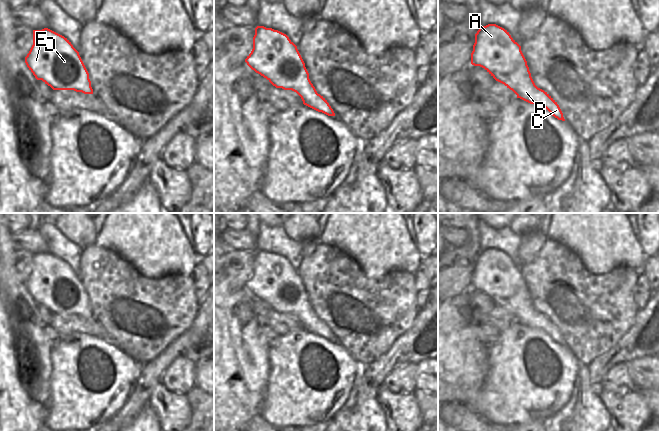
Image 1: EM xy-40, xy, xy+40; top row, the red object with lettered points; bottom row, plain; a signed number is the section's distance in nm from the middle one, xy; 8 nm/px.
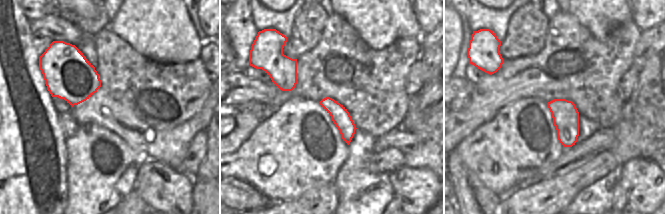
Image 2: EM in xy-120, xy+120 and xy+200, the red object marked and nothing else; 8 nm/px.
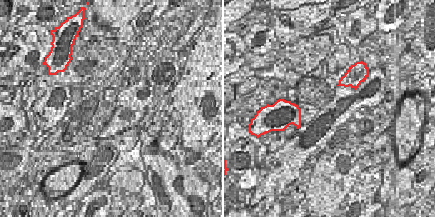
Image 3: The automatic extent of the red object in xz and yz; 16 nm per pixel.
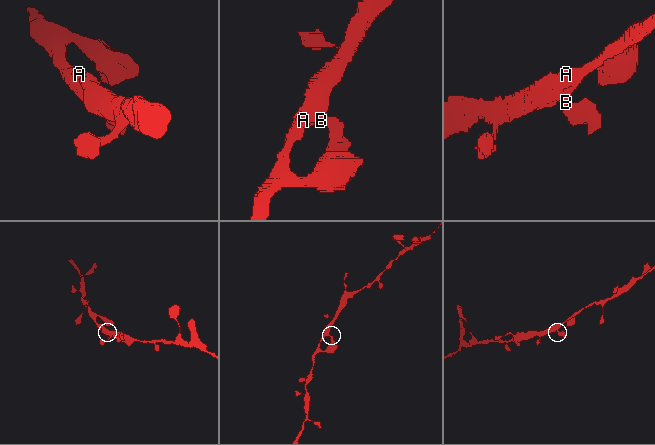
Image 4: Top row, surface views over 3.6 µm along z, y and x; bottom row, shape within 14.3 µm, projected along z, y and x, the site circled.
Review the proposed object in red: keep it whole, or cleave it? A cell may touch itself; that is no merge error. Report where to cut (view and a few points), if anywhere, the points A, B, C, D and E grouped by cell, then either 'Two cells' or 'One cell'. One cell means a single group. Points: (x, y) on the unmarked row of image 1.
No split. Groups: A B C D E. One cell.

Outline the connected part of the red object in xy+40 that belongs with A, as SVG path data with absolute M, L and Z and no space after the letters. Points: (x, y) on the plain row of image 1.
M496 248L479 252L475 258L471 288L484 292L496 305L512 314L517 322L538 328L558 344L565 345L557 326L535 309L521 270L504 252Z

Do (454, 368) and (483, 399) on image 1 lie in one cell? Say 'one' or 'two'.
two

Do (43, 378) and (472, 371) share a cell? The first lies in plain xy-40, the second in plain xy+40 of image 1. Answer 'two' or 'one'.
one

